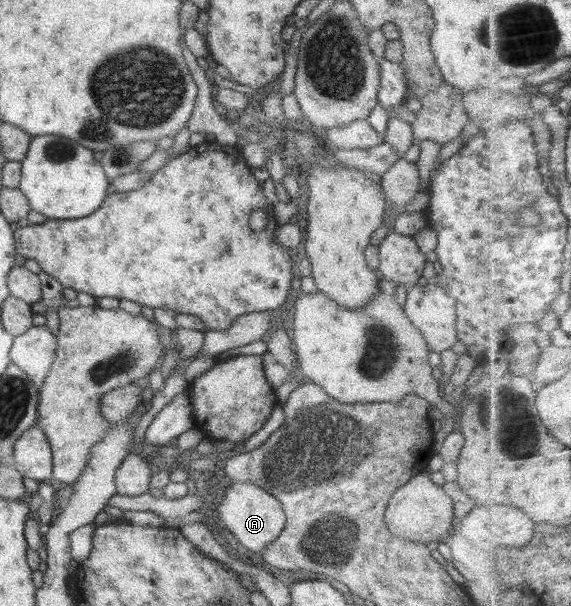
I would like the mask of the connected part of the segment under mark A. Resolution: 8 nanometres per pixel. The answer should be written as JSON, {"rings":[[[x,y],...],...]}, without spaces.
{"rings":[[[228,482],[224,490],[223,500],[217,503],[219,522],[224,524],[245,548],[261,552],[265,546],[277,540],[286,524],[286,514],[277,498],[252,483]]]}

